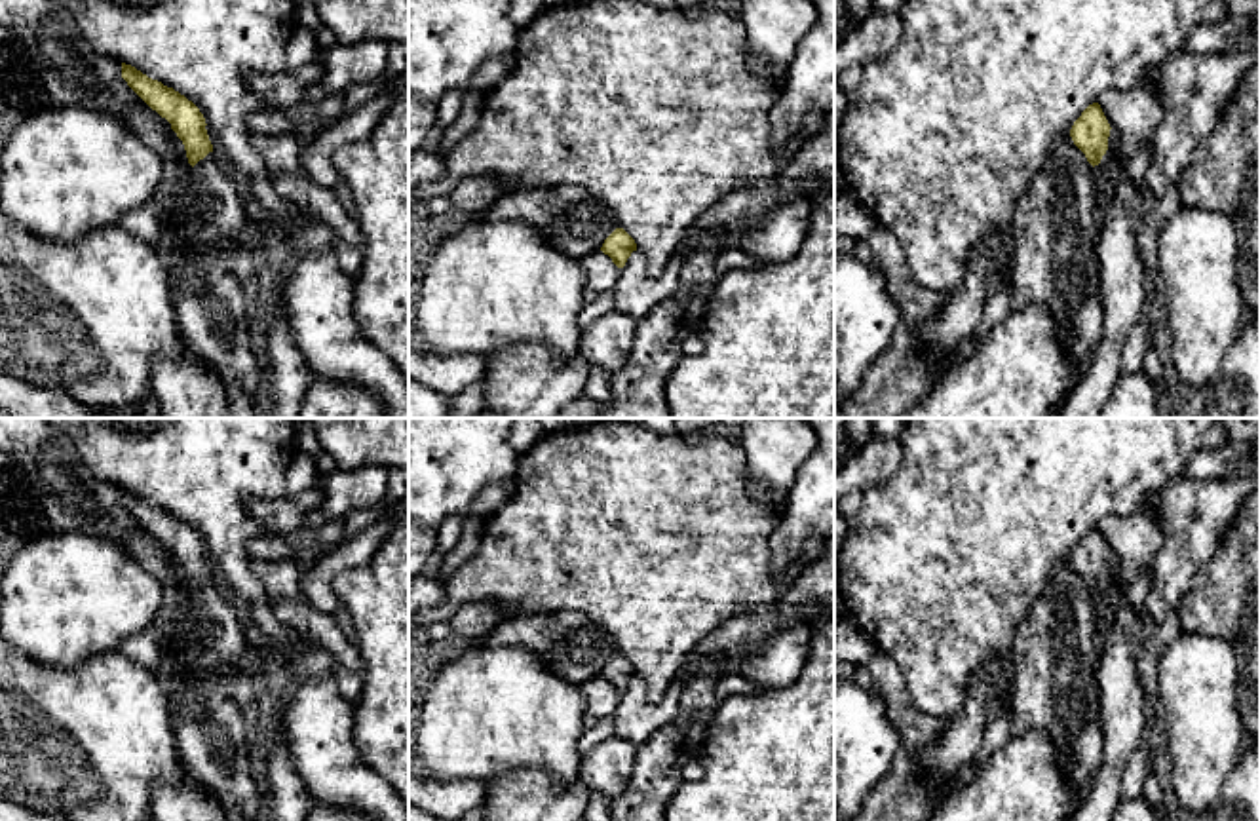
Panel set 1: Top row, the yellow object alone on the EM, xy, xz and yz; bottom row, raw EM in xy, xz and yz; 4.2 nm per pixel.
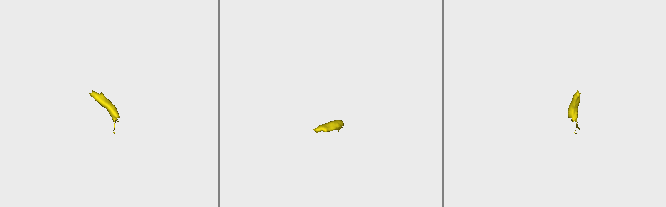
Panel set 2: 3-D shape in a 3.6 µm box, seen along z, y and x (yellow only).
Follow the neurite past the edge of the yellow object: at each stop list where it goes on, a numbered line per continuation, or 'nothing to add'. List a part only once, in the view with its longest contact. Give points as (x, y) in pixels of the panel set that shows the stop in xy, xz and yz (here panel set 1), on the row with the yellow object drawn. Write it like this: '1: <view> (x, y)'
1: xy (217, 194)

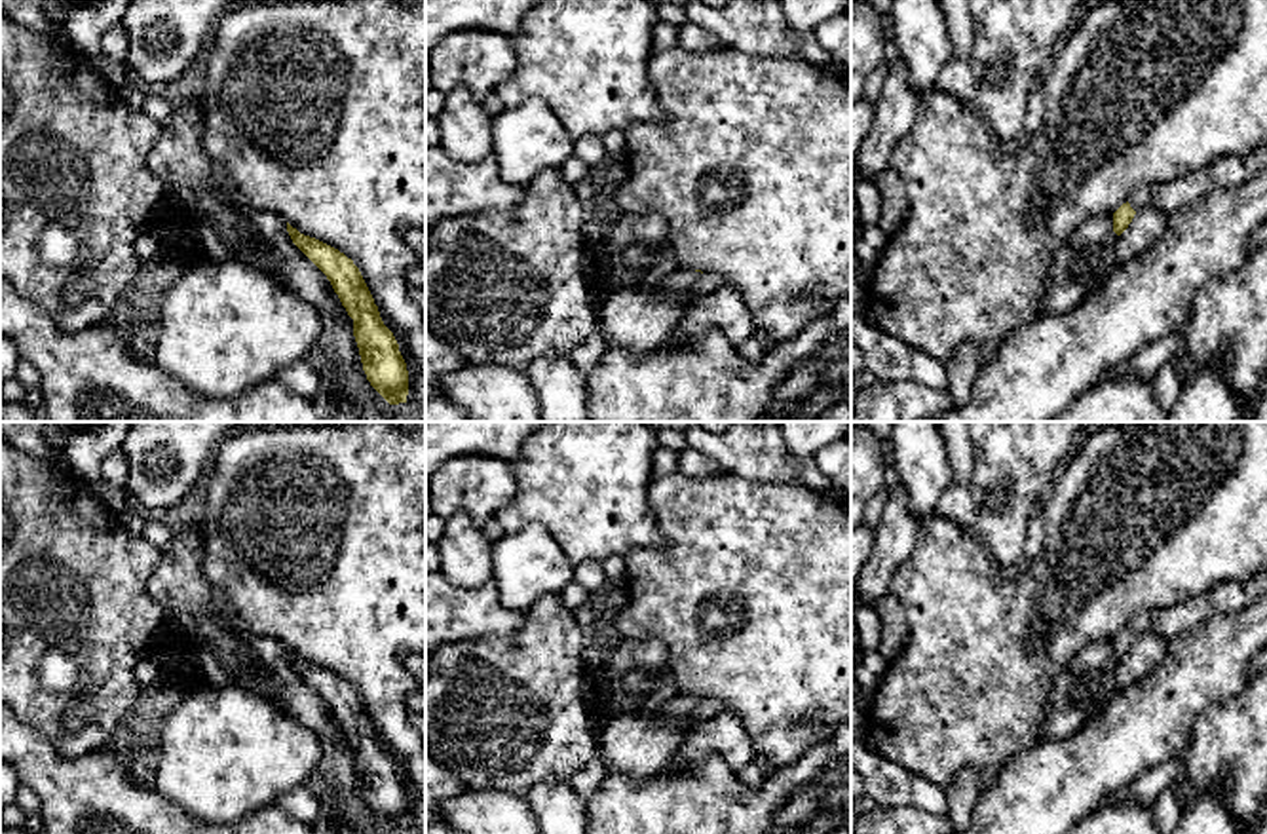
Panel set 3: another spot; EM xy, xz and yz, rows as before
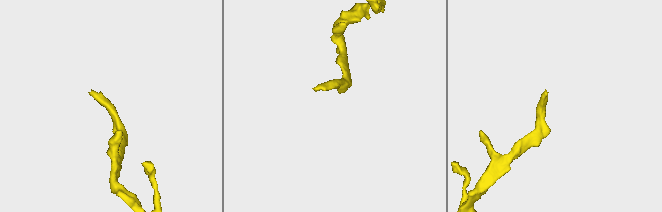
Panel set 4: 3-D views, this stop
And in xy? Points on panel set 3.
nothing to add

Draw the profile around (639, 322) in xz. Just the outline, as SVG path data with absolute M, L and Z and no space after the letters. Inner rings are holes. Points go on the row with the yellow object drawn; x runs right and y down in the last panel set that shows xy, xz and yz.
M659 287L606 291L598 304L598 332L610 348L650 355L669 340L695 300L690 293L667 296Z

